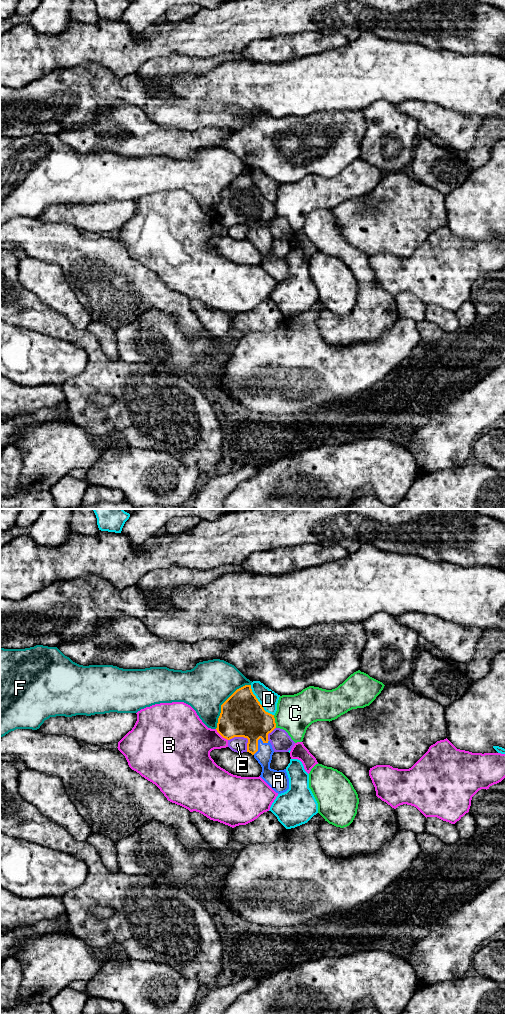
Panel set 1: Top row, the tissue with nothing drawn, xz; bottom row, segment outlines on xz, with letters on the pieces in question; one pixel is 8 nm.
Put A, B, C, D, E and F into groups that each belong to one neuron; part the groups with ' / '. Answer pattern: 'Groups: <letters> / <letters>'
Groups: A / B / C / D / E / F

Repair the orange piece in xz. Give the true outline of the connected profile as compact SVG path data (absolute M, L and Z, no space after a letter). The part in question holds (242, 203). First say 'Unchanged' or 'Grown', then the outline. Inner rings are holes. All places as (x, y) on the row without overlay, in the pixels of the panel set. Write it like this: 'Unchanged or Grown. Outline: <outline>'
Grown. Outline: M245 173L237 177L222 193L218 206L217 220L225 227L234 225L244 225L248 227L247 240L251 241L262 255L260 265L278 282L289 277L289 266L284 258L274 258L270 256L274 238L268 222L276 216L274 203L266 200L256 184L253 182L251 173Z

